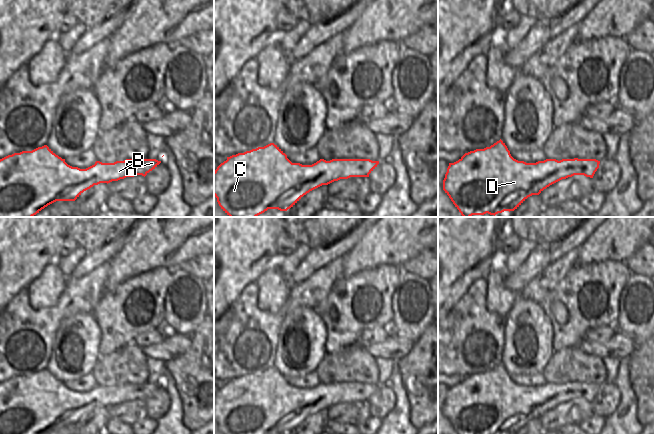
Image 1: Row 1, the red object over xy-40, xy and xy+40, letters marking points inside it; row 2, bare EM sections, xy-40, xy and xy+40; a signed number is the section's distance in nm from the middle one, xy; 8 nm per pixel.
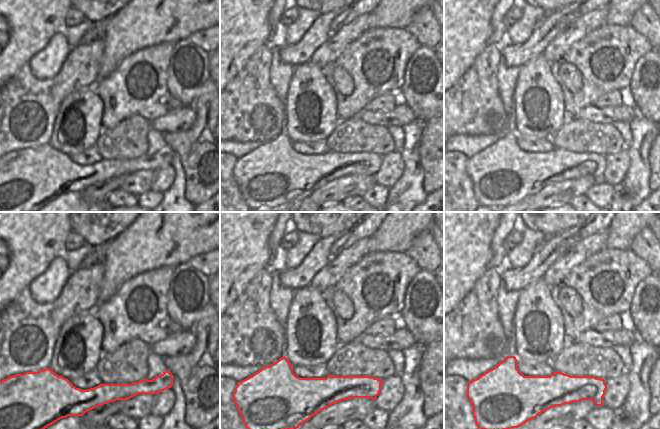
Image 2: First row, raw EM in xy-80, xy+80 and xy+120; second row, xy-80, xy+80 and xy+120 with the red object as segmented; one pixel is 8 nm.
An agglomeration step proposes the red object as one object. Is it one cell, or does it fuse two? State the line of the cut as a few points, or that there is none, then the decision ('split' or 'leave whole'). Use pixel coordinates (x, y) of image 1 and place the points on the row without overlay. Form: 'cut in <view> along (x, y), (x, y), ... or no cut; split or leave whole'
no cut; leave whole

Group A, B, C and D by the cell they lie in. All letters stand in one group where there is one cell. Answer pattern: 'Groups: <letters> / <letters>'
Groups: A B C D

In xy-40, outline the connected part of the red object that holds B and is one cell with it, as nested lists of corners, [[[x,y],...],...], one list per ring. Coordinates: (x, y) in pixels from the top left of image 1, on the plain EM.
[[[47,369],[38,371],[32,375],[22,375],[14,377],[0,383],[0,434],[42,434],[56,425],[75,425],[84,415],[100,407],[110,407],[126,401],[136,399],[146,400],[155,393],[161,385],[156,383],[142,383],[134,385],[126,383],[114,387],[102,387],[96,385],[94,389],[80,393],[72,391],[56,379]]]

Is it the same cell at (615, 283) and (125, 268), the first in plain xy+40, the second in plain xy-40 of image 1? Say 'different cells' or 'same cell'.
different cells

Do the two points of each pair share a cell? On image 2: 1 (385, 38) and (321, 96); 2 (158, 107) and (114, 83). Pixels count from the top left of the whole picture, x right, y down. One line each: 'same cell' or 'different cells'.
1: different cells
2: different cells

